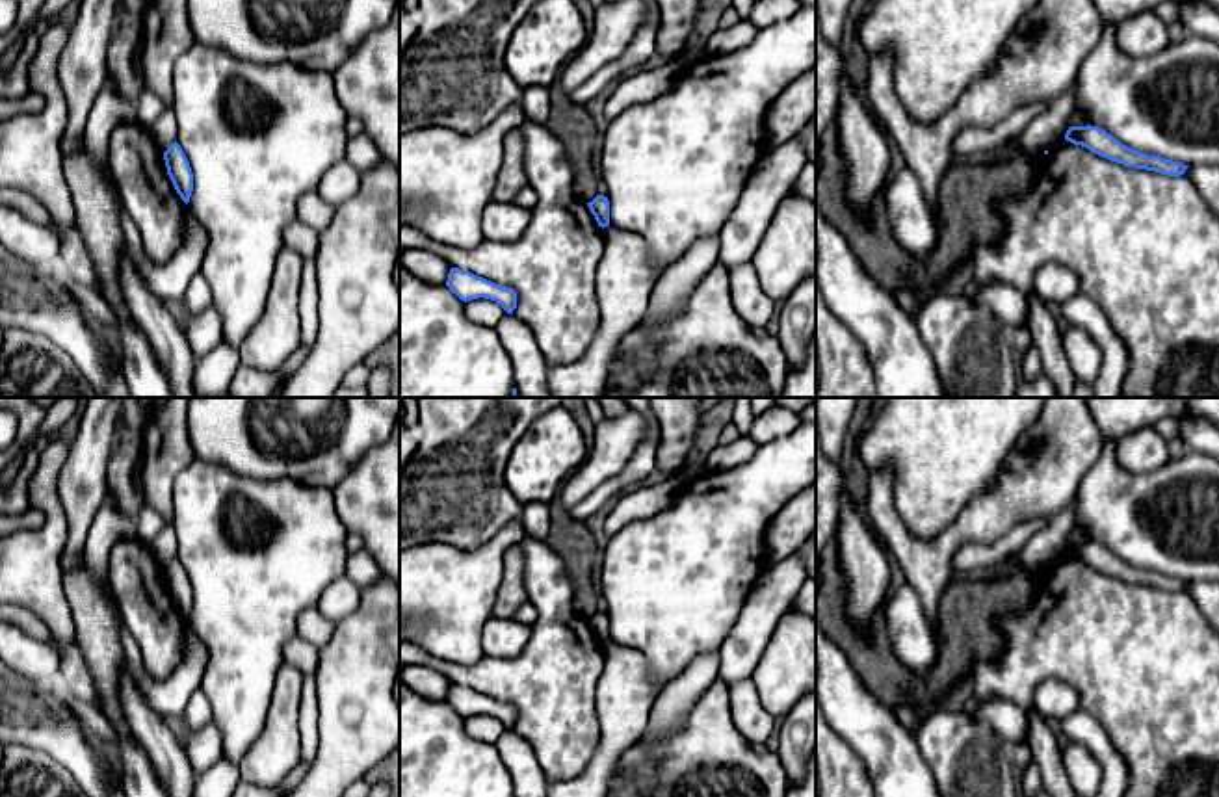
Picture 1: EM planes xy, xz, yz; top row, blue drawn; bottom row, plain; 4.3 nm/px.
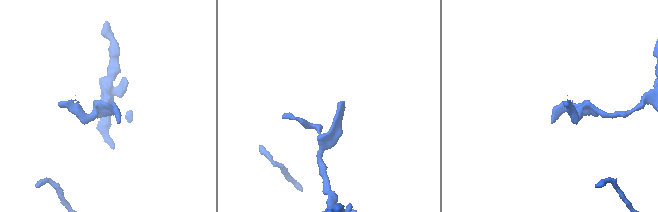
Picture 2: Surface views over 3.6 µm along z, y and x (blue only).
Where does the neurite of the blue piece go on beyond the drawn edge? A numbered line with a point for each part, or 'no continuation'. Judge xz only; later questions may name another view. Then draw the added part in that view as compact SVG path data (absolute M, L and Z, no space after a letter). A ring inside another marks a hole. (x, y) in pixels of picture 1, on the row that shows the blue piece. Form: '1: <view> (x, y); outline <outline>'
no continuation

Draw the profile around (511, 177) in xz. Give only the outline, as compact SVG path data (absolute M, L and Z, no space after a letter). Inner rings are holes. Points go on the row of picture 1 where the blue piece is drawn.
M513 128L504 137L504 163L498 171L491 201L513 203L517 193L526 186L528 186L528 176L524 171L522 130Z

